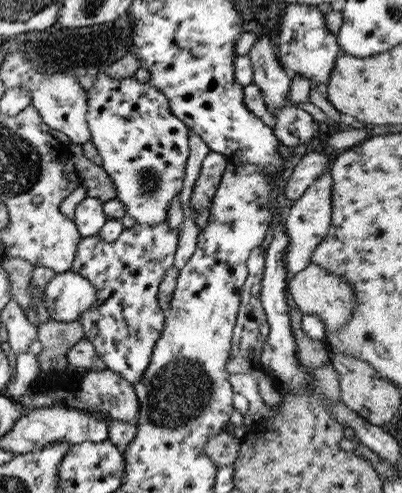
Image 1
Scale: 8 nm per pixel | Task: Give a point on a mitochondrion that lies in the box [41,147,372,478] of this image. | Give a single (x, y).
(182, 390)

